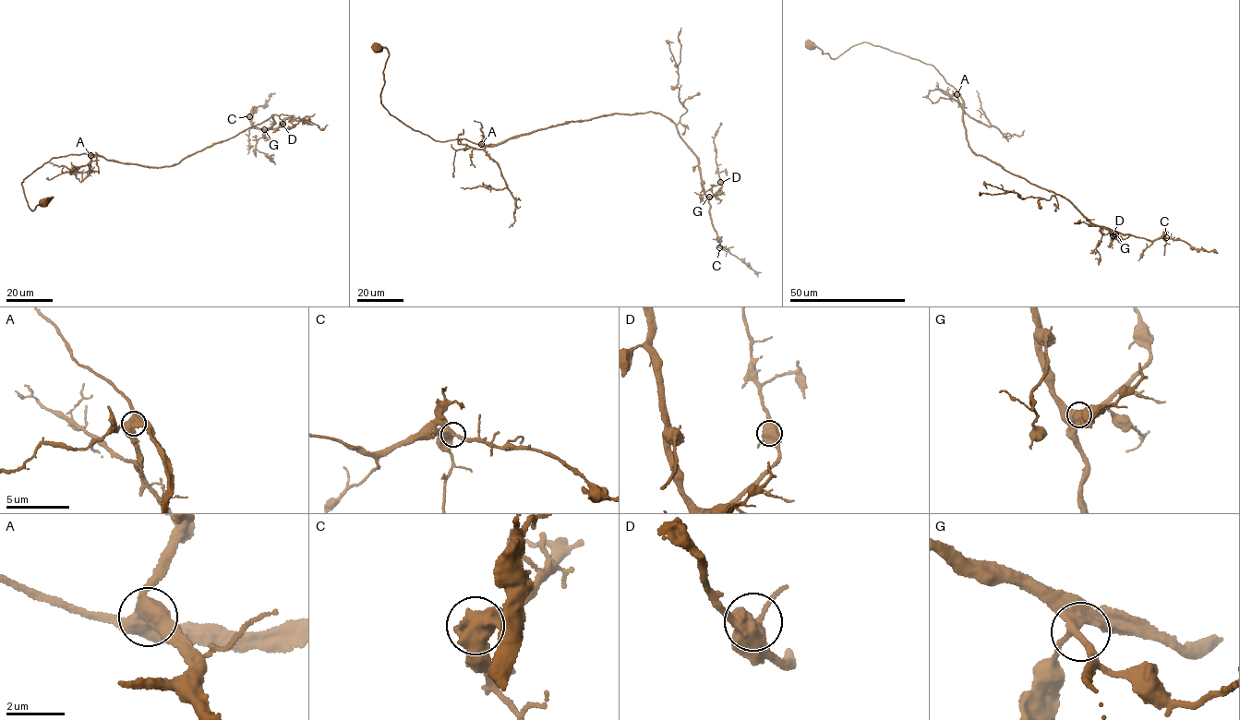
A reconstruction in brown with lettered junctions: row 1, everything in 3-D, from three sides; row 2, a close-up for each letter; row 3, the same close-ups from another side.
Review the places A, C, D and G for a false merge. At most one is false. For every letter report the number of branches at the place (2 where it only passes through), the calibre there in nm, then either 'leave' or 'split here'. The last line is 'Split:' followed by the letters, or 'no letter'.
A: 4 | 550 nm | leave
C: 3 | 550 nm | leave
D: 3 | 550 nm | leave
G: 4 | 320 nm | leave
Split: no letter

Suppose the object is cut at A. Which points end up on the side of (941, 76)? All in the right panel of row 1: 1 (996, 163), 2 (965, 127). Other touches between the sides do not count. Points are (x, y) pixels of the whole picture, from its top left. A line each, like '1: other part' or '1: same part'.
1: same part
2: same part

